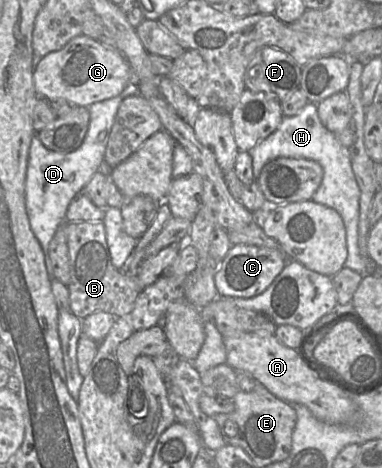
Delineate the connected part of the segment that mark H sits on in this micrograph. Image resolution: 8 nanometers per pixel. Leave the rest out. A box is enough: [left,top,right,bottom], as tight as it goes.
[249,102,366,275]

